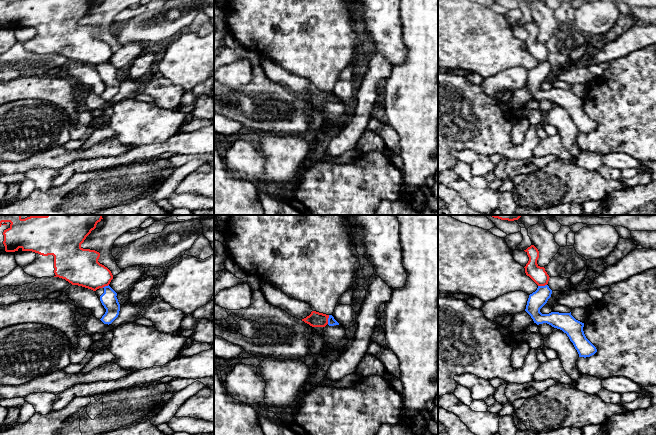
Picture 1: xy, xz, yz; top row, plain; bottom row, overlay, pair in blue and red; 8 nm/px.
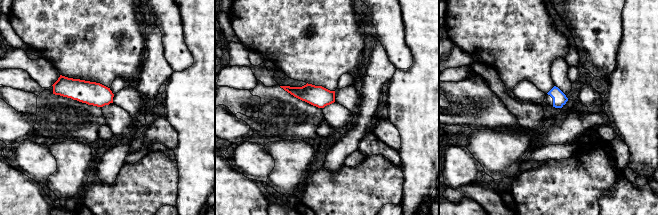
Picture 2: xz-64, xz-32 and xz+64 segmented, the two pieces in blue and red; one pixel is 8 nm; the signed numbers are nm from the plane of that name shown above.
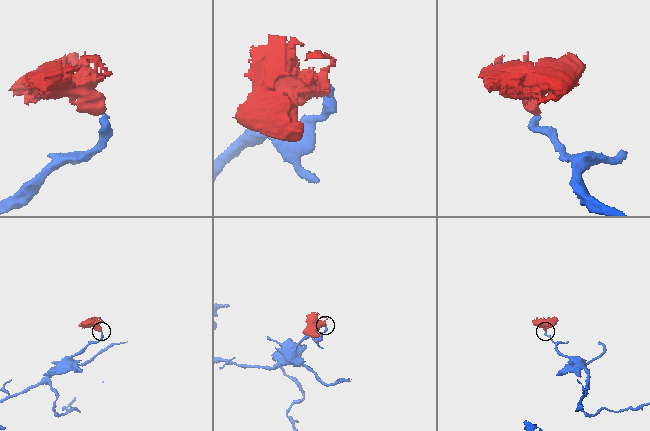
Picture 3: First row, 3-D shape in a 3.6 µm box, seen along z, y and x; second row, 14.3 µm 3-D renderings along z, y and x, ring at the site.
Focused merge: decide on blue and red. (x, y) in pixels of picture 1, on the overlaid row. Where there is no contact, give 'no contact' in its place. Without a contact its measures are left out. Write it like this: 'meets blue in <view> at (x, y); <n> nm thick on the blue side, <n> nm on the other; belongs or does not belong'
meets blue in xz at (328, 319); 60 nm thick on the blue side, 120 nm on the other; does not belong

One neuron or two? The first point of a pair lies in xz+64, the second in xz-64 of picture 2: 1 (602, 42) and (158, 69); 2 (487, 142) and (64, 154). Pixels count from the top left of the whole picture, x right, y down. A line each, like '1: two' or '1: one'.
1: two
2: one

